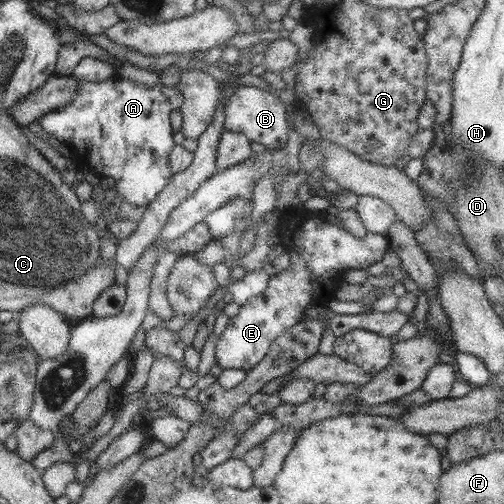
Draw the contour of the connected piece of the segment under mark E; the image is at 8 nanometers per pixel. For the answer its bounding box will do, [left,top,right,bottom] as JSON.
[215,216,390,371]

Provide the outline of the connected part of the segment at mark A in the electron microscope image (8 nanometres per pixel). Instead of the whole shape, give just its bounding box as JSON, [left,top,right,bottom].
[40,76,184,206]

